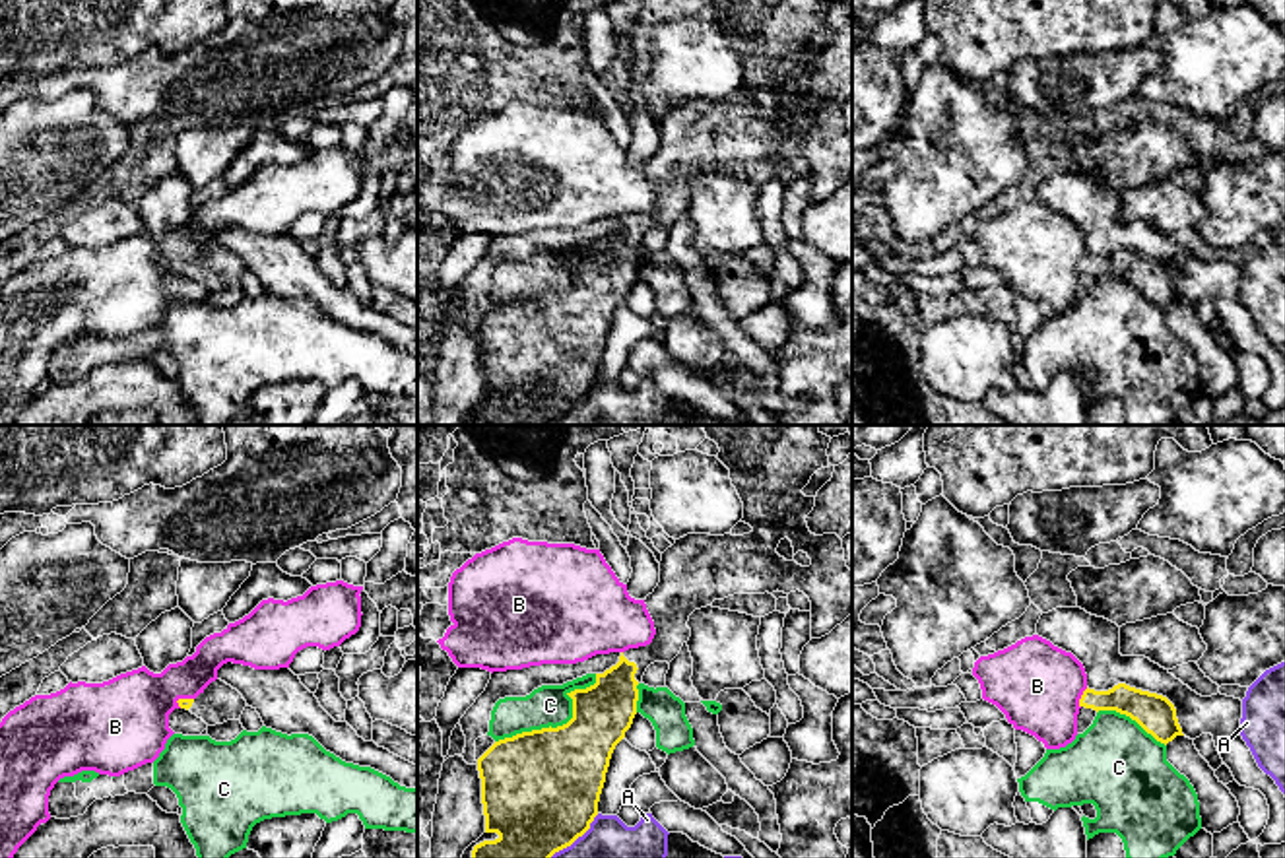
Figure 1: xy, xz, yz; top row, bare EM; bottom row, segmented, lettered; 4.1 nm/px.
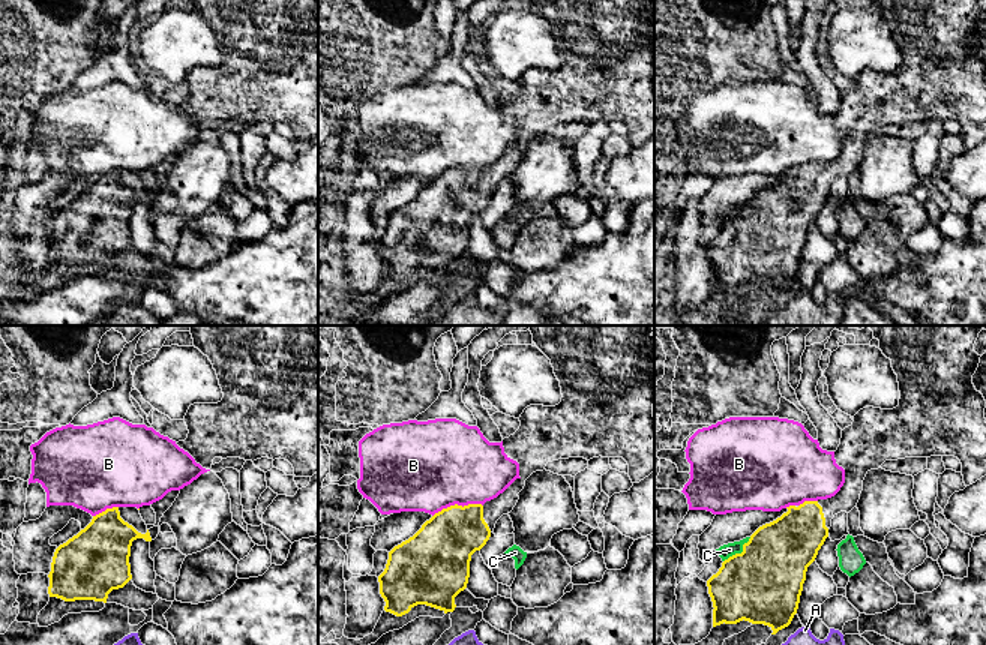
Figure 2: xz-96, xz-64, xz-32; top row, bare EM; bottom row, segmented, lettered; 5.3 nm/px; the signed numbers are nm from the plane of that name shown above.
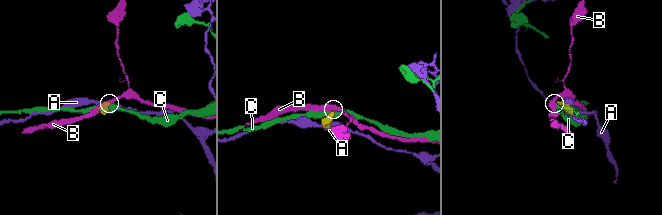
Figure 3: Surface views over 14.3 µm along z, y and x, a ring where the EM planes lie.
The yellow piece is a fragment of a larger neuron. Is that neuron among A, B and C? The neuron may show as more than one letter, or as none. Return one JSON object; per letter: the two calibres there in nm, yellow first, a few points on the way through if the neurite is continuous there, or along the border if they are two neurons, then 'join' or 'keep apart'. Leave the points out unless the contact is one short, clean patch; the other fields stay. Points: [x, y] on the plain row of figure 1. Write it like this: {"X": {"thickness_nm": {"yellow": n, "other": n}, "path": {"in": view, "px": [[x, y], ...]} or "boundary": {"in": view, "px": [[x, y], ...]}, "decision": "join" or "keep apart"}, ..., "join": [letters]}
{"A": {"thickness_nm": {"yellow": 480, "other": 300}, "decision": "keep apart"}, "B": {"thickness_nm": {"yellow": 130, "other": 360}, "boundary": {"in": "yz", "px": [[1087, 253], [1080, 272]]}, "decision": "keep apart"}, "C": {"thickness_nm": {"yellow": 440, "other": 170}, "decision": "keep apart"}, "join": []}

